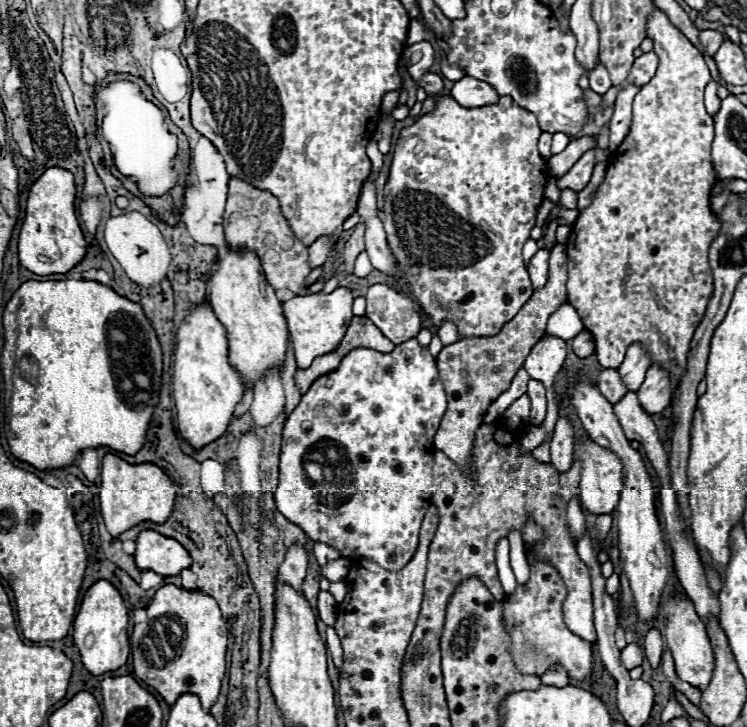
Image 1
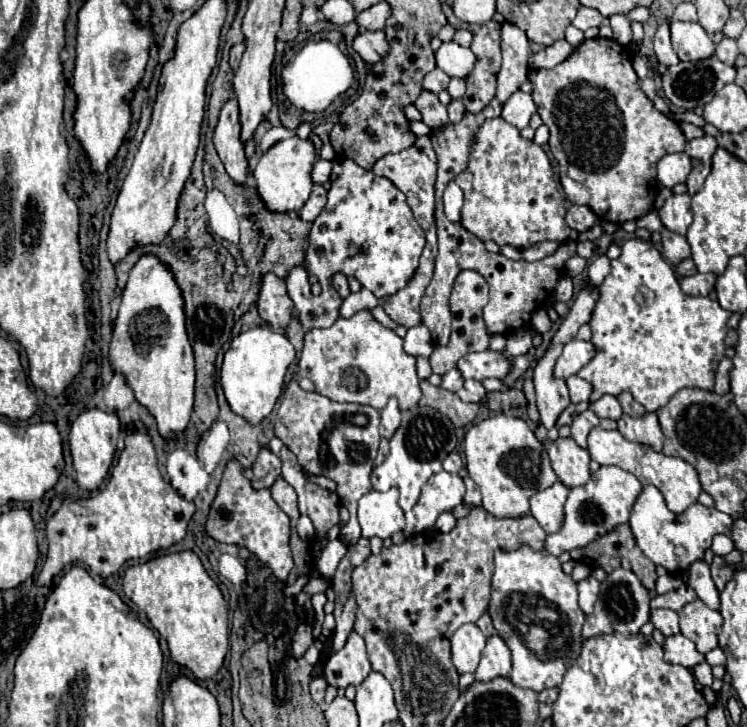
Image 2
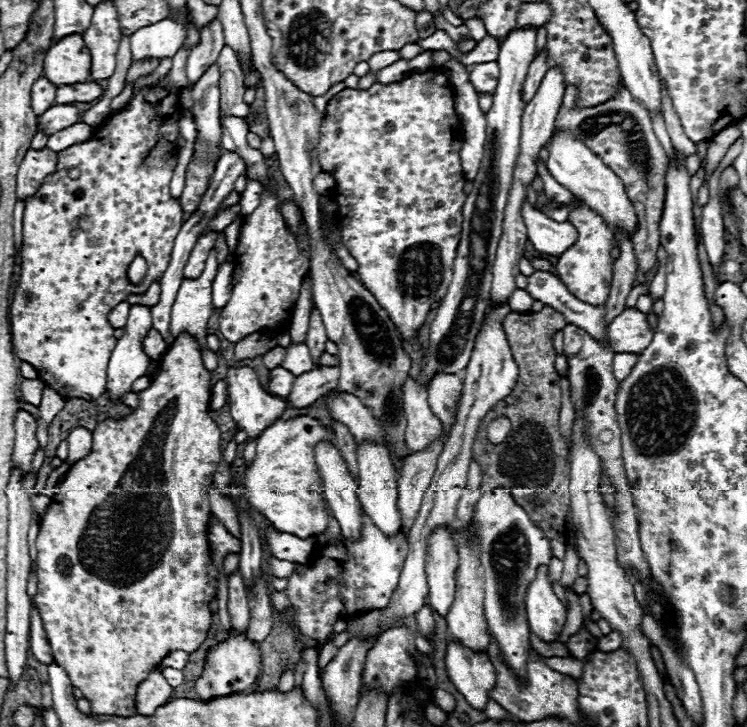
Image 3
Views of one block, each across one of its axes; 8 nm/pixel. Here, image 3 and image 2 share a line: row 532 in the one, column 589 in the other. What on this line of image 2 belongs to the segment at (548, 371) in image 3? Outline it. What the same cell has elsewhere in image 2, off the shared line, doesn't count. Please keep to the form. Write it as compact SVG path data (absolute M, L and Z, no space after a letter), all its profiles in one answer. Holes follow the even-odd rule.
M620 524L614 532L600 536L586 548L572 550L570 556L574 562L586 564L590 568L602 568L608 574L614 568L630 566L630 570L638 576L638 580L642 580L642 586L646 590L654 590L656 566L636 546L634 534L628 524Z

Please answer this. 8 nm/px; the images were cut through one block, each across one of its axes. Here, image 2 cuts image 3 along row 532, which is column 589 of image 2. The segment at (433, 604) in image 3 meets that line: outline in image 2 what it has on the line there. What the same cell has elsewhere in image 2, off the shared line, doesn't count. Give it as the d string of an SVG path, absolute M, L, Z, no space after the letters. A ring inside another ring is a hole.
M600 426L592 428L588 434L588 452L592 456L592 460L596 460L602 466L618 466L630 474L634 474L644 486L652 484L656 486L664 498L666 504L672 512L684 512L690 504L696 504L702 486L698 482L698 472L684 462L682 458L676 456L666 456L662 452L654 452L650 446L638 444L638 442L628 442L618 430L604 430Z

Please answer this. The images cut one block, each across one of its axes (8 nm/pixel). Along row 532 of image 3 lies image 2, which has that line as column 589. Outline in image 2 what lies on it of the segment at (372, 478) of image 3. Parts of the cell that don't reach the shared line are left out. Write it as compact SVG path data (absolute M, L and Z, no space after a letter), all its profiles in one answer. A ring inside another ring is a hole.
M570 376L570 378L566 380L566 386L568 386L568 390L570 390L570 398L572 398L574 404L588 400L590 394L592 394L592 386L590 386L586 380L578 378L578 376Z

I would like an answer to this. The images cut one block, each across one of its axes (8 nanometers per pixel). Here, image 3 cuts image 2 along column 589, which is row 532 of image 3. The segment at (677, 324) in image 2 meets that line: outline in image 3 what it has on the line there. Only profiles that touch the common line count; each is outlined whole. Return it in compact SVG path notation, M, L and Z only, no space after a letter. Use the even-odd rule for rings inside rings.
M362 512L362 516L364 516L364 530L362 530L360 542L348 542L346 538L340 538L338 546L336 544L326 544L314 554L318 564L310 564L304 576L294 574L294 576L288 578L286 594L292 600L292 622L294 622L296 630L300 634L308 636L310 640L328 642L330 636L334 634L332 624L338 618L352 618L352 616L356 616L360 612L384 608L388 604L390 596L392 596L392 590L398 584L402 564L404 564L404 558L408 554L408 544L404 540L404 534L396 534L394 538L388 538L370 522L370 518L364 512Z

